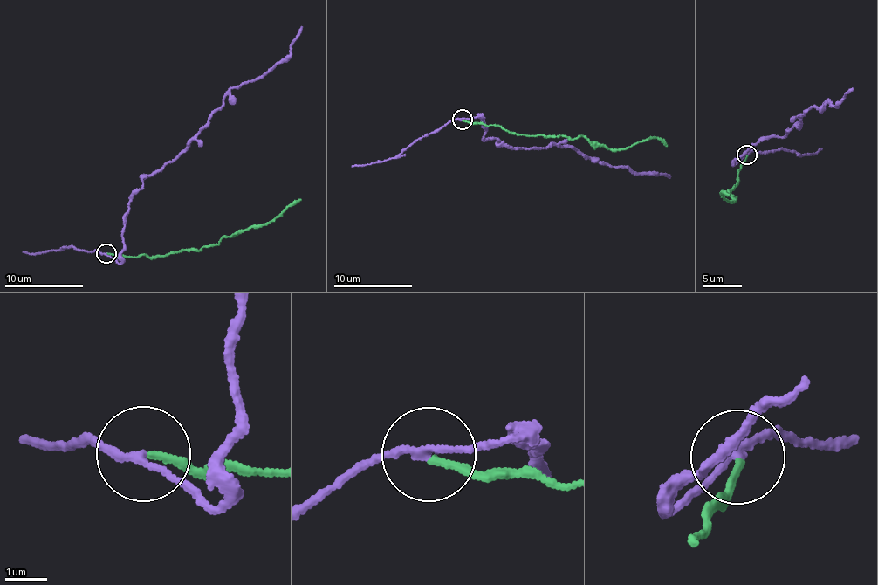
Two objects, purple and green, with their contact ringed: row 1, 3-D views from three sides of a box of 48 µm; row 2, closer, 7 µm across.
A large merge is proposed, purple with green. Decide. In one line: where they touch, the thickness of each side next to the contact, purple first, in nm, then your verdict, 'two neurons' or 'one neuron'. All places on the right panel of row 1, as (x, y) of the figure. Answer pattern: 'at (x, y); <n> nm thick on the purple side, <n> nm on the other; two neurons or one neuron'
at (746, 154); 160 nm thick on the purple side, 180 nm on the other; two neurons

